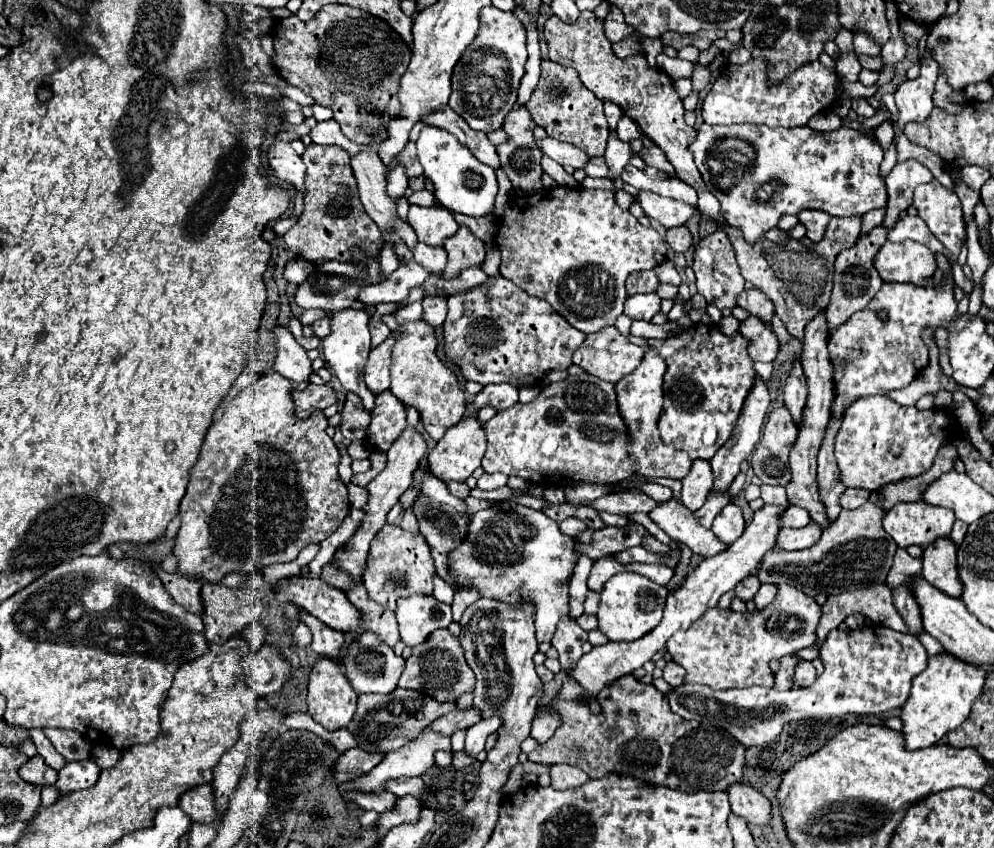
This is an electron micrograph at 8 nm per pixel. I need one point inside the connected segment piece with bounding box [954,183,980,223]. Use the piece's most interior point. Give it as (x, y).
(967, 196)

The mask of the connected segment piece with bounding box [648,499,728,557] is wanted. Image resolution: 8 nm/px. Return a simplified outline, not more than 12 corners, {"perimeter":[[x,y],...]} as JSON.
{"perimeter":[[678,499],[648,515],[692,553],[714,557],[728,547],[696,523]]}

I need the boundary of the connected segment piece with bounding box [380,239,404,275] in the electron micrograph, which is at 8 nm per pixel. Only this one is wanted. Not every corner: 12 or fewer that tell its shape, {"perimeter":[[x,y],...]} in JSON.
{"perimeter":[[392,239],[380,251],[380,269],[390,275],[404,261],[396,255]]}

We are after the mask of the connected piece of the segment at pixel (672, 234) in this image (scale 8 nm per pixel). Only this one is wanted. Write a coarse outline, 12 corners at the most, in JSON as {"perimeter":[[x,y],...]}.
{"perimeter":[[672,227],[666,241],[674,251],[684,253],[692,245],[690,231]]}

